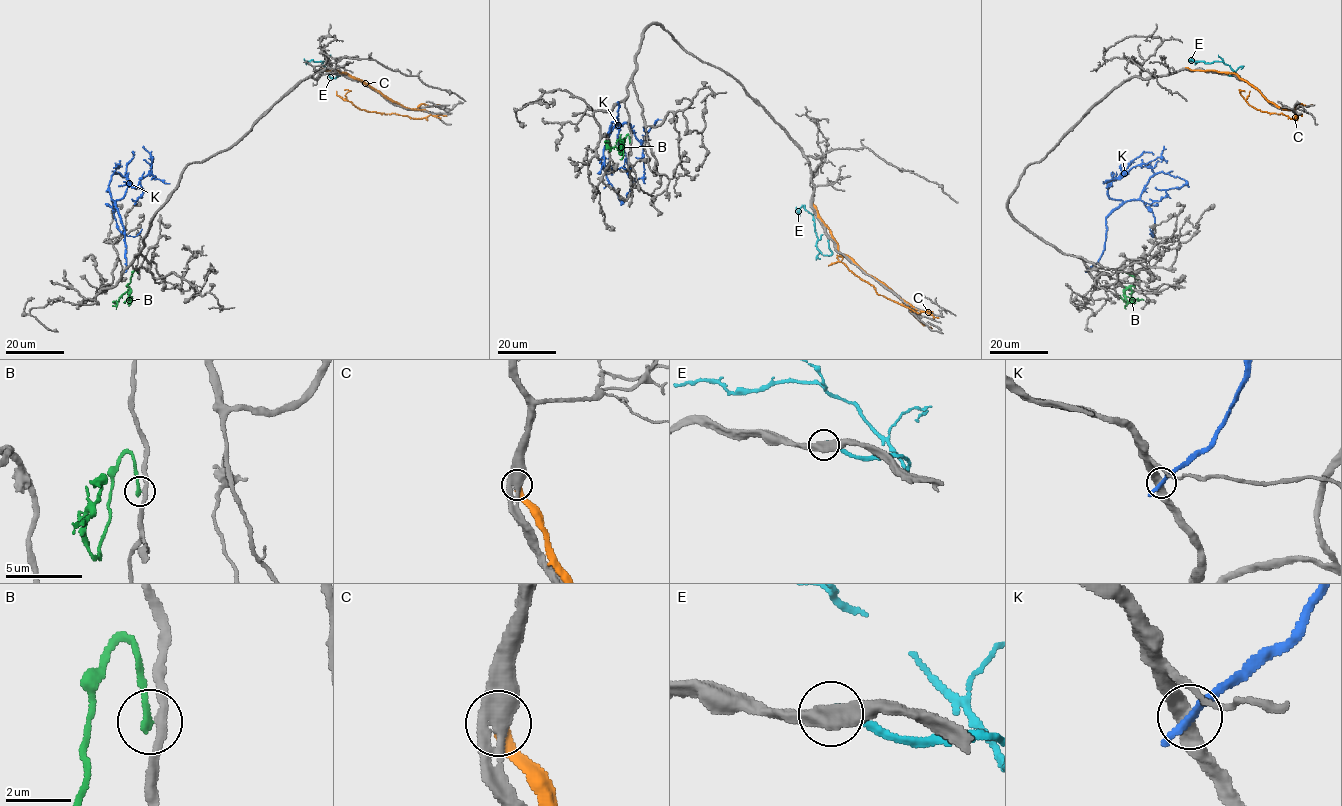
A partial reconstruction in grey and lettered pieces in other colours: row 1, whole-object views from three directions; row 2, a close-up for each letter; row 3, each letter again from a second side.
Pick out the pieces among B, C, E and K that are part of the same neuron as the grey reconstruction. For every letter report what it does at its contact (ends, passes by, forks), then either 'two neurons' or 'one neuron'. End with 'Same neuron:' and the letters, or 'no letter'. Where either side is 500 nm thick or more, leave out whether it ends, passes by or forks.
B: it ends | two neurons
C: it ends | two neurons
E: it ends | one neuron
K: it ends | two neurons
Same neuron: E

